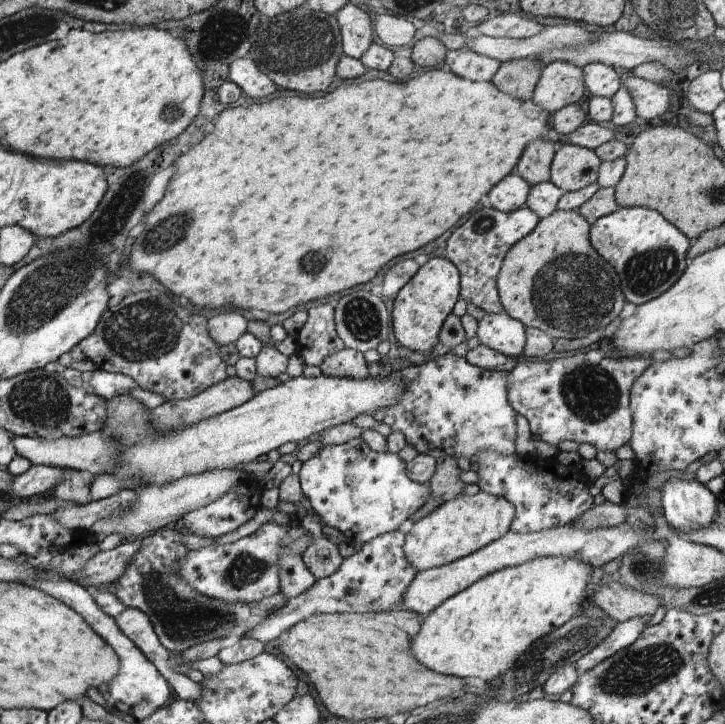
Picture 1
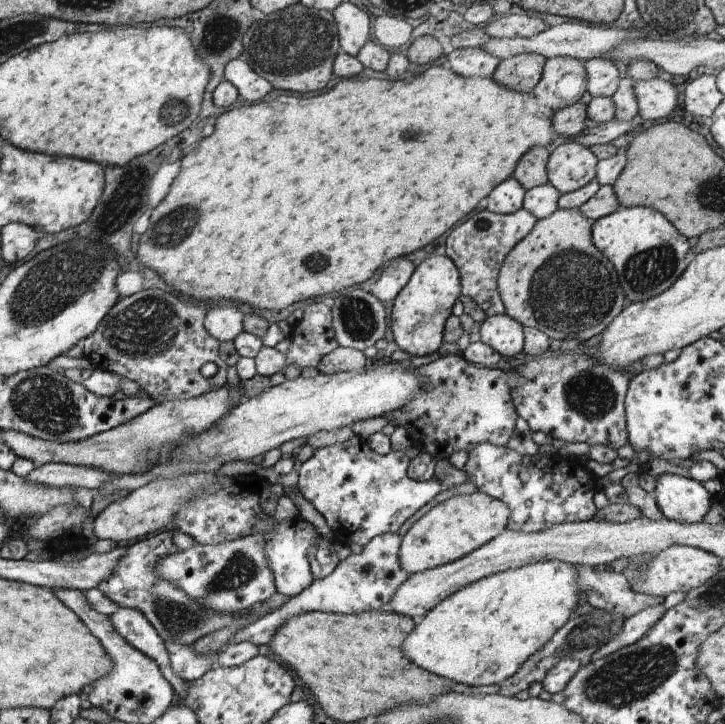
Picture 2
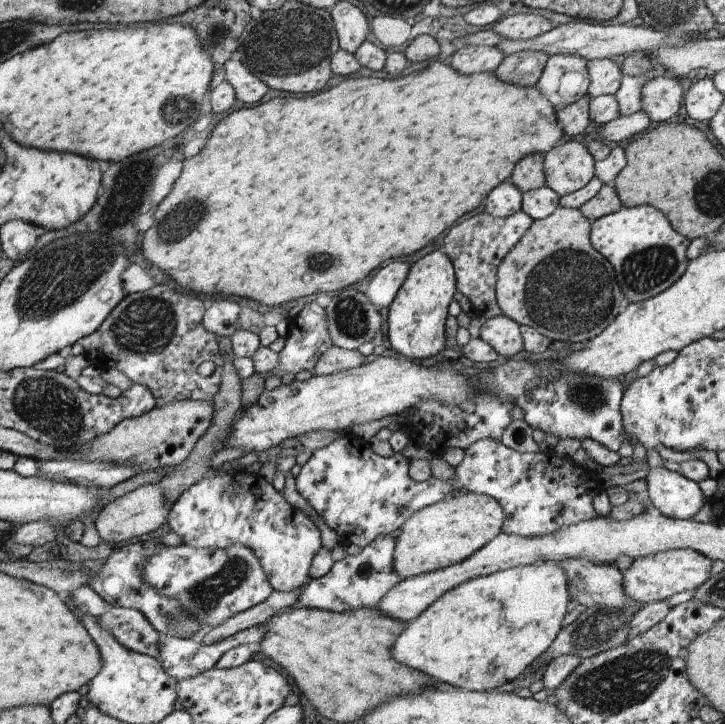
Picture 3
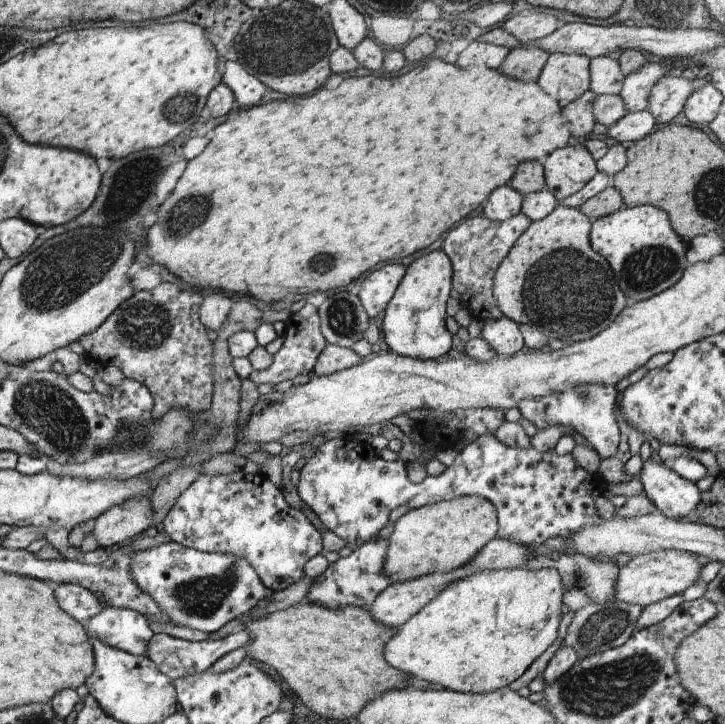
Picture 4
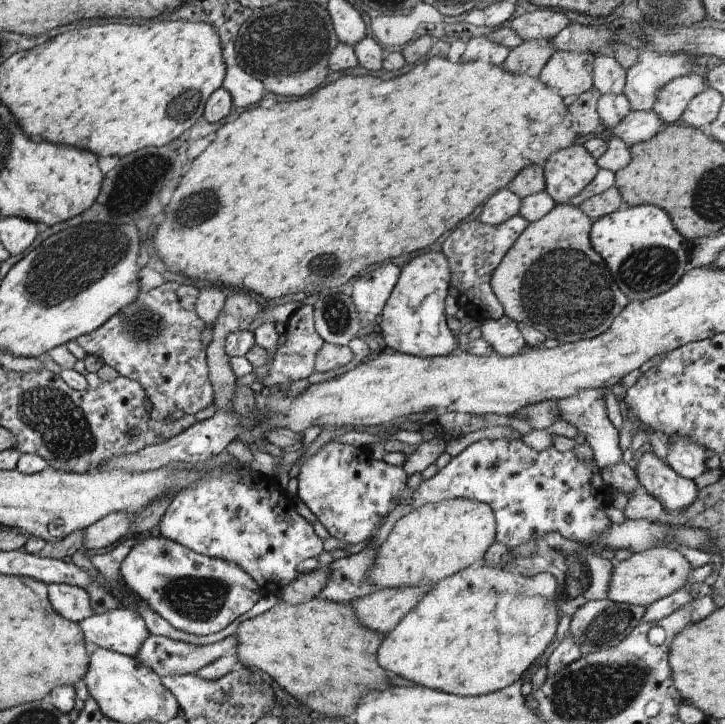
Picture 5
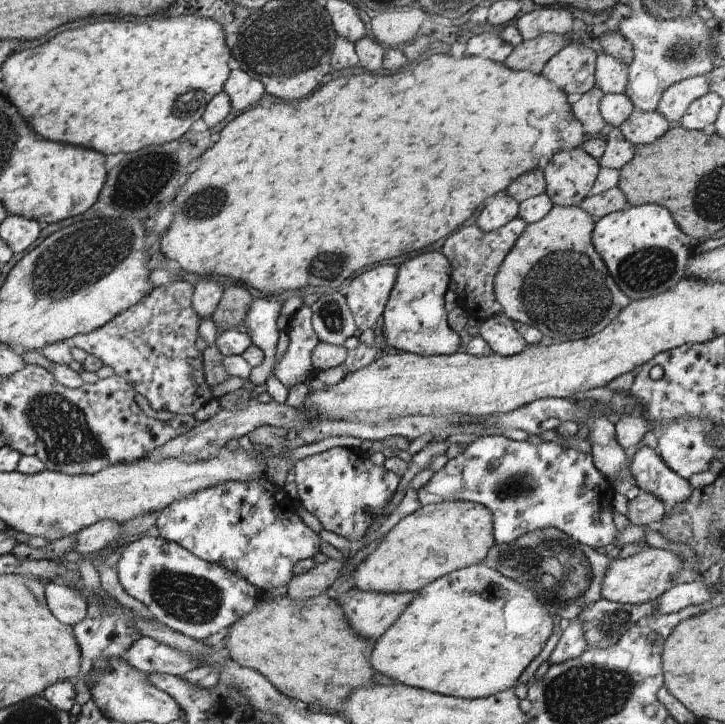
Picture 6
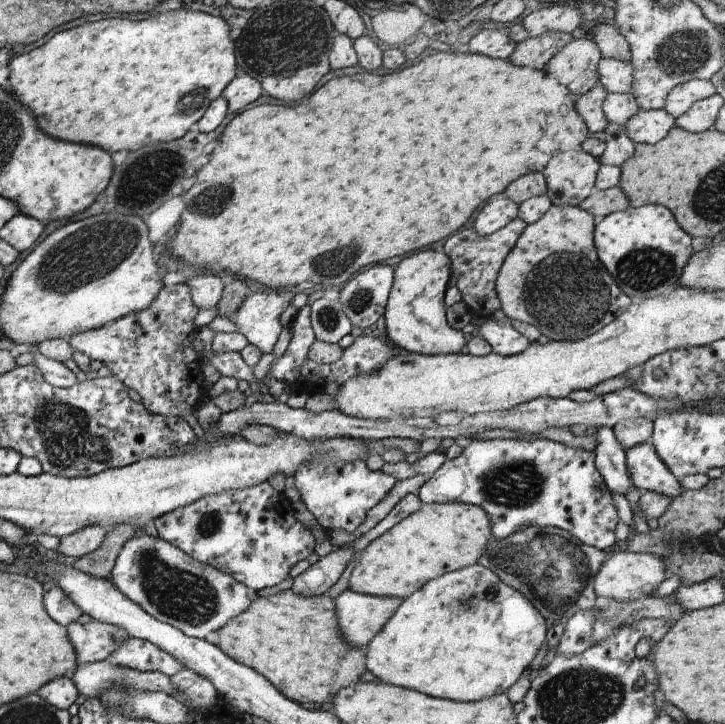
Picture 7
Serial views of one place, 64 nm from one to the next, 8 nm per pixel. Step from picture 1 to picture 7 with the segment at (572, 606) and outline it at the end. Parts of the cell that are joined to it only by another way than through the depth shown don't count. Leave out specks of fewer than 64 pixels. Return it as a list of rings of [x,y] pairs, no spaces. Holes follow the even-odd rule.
[[[477,562],[468,567],[445,573],[436,579],[431,579],[425,583],[423,587],[418,588],[415,592],[412,592],[411,595],[405,597],[397,607],[392,618],[382,626],[382,629],[366,645],[365,654],[369,660],[365,659],[365,666],[371,674],[375,674],[375,676],[381,680],[381,683],[416,690],[417,692],[428,694],[432,697],[452,701],[475,702],[492,697],[493,695],[505,693],[505,690],[507,690],[511,684],[515,684],[515,680],[517,680],[517,678],[521,676],[521,672],[529,666],[529,662],[535,658],[537,650],[539,650],[541,644],[545,642],[545,634],[547,634],[545,619],[543,619],[539,611],[533,607],[533,604],[524,597],[524,594],[508,584],[505,584],[492,569],[485,568],[484,565],[480,565]]]

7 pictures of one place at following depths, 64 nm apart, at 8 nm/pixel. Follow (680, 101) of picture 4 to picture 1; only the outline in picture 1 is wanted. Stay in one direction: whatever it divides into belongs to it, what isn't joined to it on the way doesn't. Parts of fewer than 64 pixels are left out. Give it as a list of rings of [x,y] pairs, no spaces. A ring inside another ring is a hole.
[[[631,74],[621,81],[634,104],[636,120],[651,120],[663,114],[670,105],[671,87]]]

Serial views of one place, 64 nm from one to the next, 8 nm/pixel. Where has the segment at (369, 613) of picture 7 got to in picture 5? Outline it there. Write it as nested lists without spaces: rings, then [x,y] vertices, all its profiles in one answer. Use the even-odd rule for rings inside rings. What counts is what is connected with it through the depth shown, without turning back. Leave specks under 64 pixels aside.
[[[420,584],[401,588],[379,589],[353,601],[356,617],[370,631],[386,635],[433,586]]]

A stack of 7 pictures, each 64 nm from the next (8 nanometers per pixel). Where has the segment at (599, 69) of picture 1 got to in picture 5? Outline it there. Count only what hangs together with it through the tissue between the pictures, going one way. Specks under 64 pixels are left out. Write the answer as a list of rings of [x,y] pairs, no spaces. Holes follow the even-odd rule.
[[[595,54],[592,60],[592,88],[600,95],[621,95],[626,70],[613,57]]]

